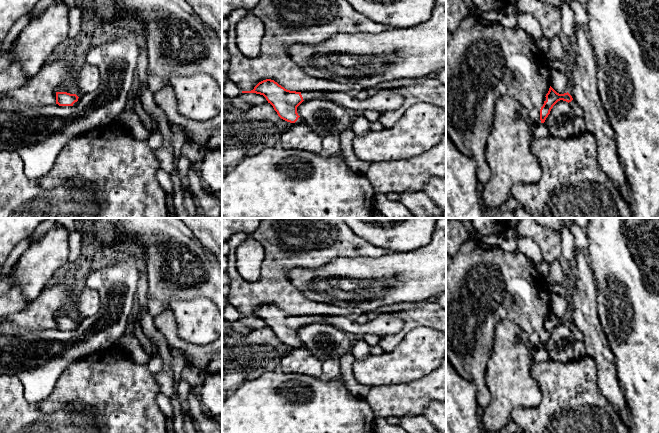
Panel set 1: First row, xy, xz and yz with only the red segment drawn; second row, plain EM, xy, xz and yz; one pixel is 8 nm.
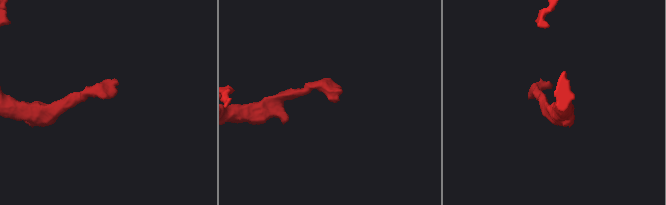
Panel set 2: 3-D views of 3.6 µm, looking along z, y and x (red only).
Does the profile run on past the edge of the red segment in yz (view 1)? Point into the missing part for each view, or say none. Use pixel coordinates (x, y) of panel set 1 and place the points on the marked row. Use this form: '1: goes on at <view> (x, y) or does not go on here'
1: goes on at yz (577, 109)

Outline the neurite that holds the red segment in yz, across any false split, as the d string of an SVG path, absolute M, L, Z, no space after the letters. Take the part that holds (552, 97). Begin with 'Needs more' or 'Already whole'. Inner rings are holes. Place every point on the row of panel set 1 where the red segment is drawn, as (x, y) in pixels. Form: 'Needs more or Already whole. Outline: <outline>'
Needs more. Outline: M550 86L549 91L545 97L546 100L544 101L544 104L540 109L541 123L545 122L553 106L560 100L568 102L576 116L584 116L582 108L577 104L576 101L573 100L572 96L568 92L564 94L559 94Z

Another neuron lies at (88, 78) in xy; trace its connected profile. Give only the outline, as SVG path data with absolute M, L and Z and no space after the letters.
M79 60L79 72L75 77L75 94L81 97L99 87L101 75L98 68L82 60Z

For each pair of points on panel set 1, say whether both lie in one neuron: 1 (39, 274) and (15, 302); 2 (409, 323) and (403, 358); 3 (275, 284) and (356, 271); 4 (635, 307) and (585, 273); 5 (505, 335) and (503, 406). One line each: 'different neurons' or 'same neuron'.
1: different neurons
2: different neurons
3: different neurons
4: different neurons
5: same neuron

